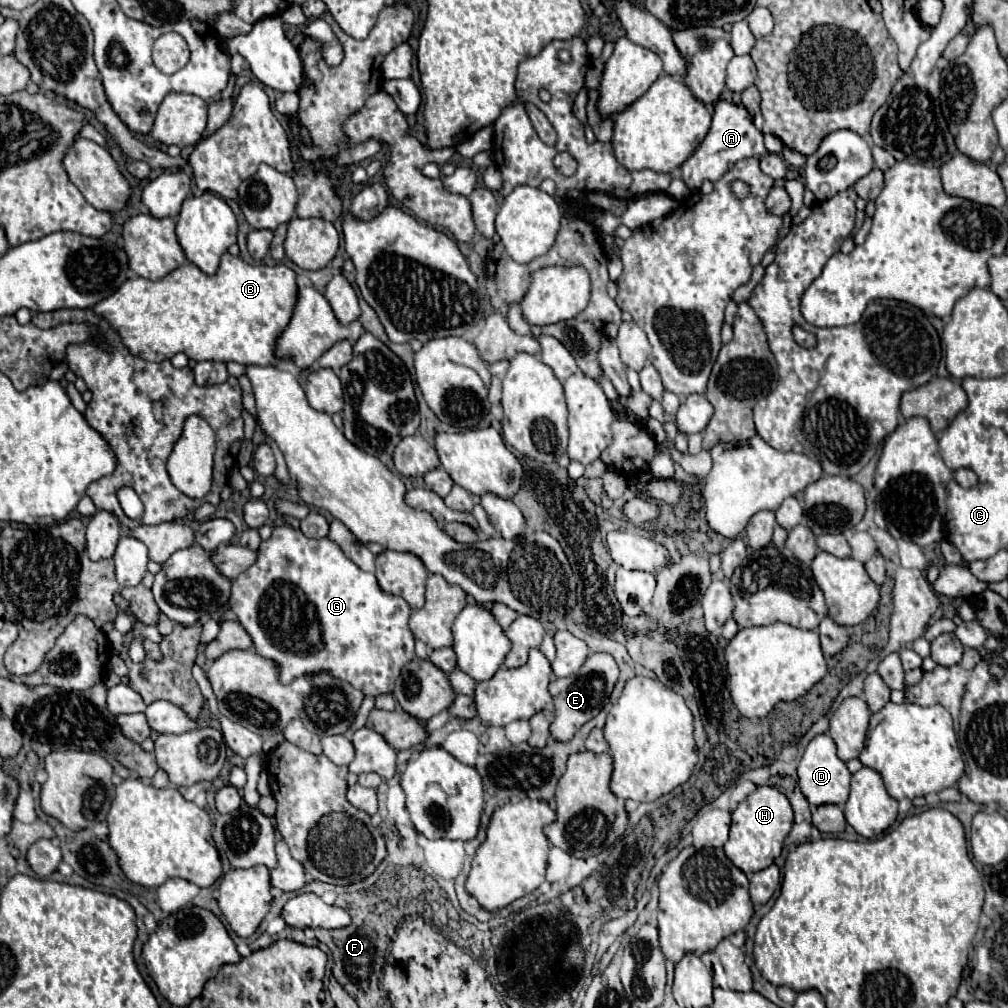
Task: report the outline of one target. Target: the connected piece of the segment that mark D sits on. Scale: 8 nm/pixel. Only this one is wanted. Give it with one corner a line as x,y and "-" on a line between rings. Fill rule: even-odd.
827,733
817,735
815,739
811,739
811,743
805,749
803,759
799,761
797,773
799,773
799,787
801,787
803,795
807,797
807,801
811,805
819,807
819,805
833,803
833,805
839,805
841,811
843,811
845,801
849,797
849,779
851,779
851,773
849,773
847,765
837,757
835,741

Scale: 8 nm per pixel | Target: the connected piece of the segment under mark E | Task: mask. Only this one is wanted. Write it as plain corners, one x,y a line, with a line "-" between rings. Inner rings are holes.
593,653
587,657
583,667
575,675
569,675
565,679
555,679
549,685
555,703
555,721
551,723
551,735
557,741
569,741
581,725
585,725
603,709
617,683
617,677
619,677
619,667
615,659
609,653

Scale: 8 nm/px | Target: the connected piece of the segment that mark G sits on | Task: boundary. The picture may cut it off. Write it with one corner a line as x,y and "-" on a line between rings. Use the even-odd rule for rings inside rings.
289,525
273,527
273,535
259,547
257,563
233,581
229,605
251,635
255,651
279,663
281,683
289,683
307,673
327,671
359,687
365,695
377,697
391,693
401,667
415,659
413,633
407,625
411,617
407,601
385,593
377,577
359,569
331,539
309,539

